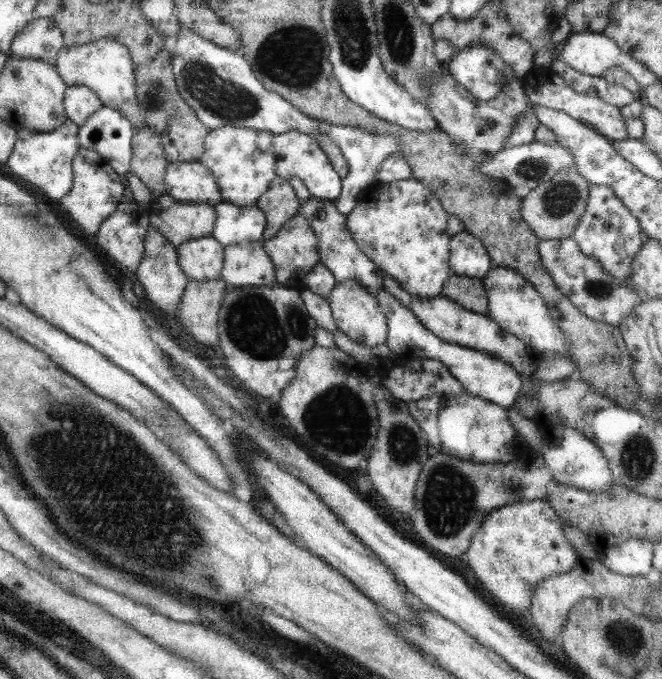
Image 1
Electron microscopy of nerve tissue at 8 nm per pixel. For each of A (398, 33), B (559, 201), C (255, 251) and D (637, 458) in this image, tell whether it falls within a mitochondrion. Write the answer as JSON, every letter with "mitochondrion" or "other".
{"A":"mitochondrion","B":"mitochondrion","C":"other","D":"mitochondrion"}

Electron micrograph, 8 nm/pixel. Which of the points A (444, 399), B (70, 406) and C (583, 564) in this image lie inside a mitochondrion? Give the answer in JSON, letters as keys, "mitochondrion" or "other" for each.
{"A":"other","B":"mitochondrion","C":"other"}

